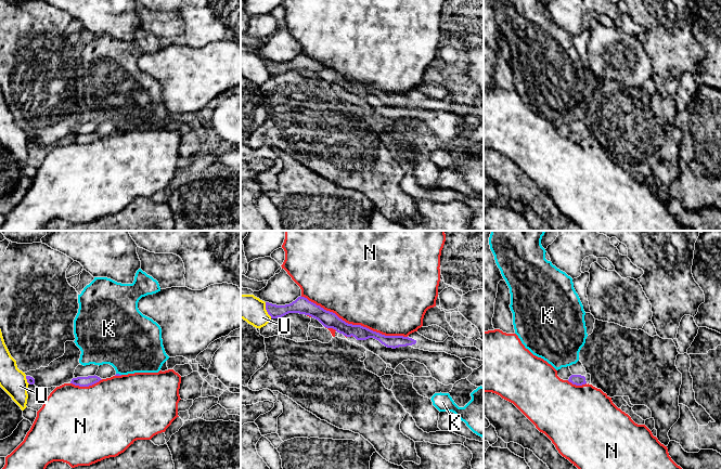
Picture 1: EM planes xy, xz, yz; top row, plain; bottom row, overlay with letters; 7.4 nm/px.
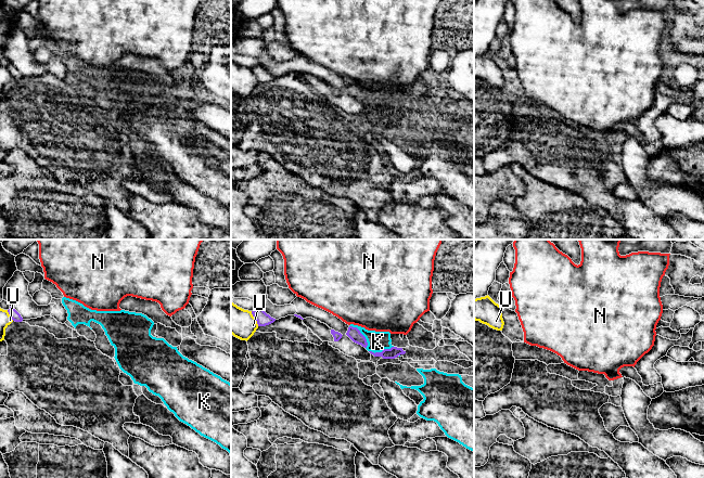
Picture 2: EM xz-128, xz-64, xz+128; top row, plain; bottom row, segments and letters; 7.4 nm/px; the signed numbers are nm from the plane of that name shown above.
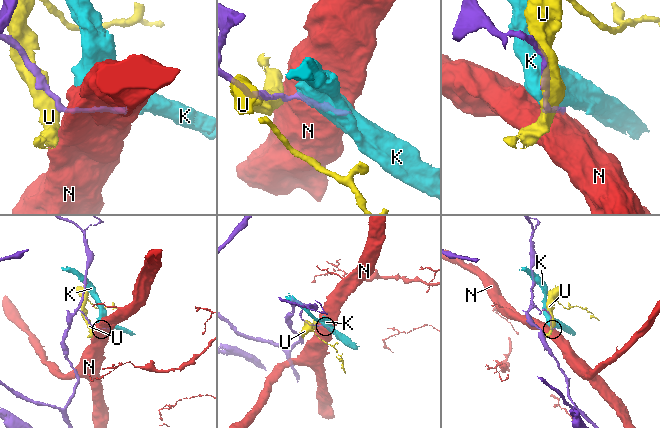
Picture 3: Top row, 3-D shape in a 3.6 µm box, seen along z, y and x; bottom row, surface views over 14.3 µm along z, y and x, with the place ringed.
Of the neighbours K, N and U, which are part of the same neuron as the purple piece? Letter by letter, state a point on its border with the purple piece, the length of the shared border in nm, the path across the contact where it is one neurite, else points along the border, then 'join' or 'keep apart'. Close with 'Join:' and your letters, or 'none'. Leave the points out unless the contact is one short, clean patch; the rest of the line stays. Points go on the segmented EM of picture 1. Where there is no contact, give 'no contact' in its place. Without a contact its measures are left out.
K: meets purple in xy at (118, 374); contact 40 nm long; border along xy (116, 373), (120, 375); keep apart
N: meets purple in xz at (353, 325); contact 850 nm long; keep apart
U: meets purple in xz at (266, 309); contact 130 nm long; keep apart
Join: none

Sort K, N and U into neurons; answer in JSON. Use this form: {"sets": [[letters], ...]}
{"sets": [["K"], ["N"], ["U"]]}

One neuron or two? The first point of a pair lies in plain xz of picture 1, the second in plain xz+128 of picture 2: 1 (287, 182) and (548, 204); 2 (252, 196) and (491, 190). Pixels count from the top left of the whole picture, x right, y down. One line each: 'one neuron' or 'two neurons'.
1: one neuron
2: two neurons

